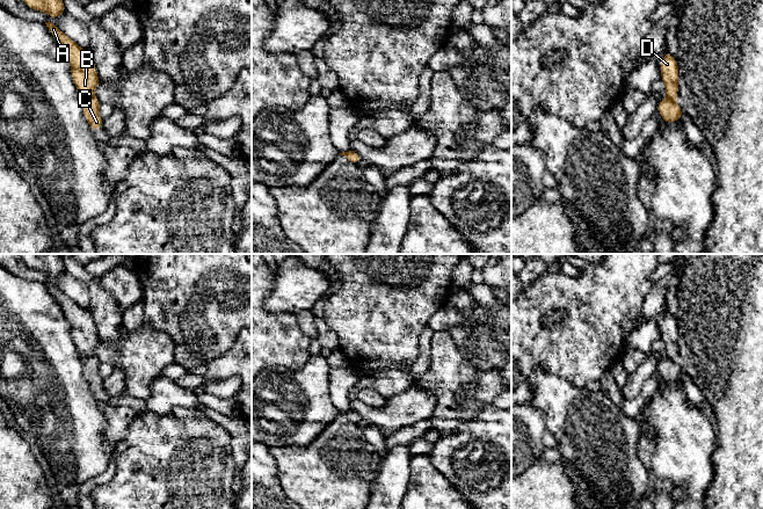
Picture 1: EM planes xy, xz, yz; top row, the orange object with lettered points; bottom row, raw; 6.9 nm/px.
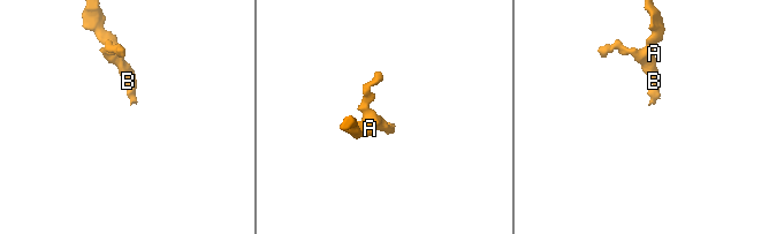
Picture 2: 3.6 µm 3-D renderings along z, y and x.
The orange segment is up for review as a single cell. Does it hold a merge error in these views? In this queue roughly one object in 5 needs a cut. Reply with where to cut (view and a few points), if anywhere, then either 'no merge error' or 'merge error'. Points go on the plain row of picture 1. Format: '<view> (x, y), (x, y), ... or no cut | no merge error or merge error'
no cut | no merge error

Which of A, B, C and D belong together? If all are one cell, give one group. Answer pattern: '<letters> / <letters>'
A B C D

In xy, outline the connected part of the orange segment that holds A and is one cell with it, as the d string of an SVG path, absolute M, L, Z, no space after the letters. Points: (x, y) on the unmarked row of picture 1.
M45 282L45 284L60 305L71 325L71 335L79 354L87 357L87 361L82 364L82 373L90 384L92 392L102 388L103 378L99 373L101 362L94 356L94 349L101 344L101 341L92 314L67 297L52 282Z

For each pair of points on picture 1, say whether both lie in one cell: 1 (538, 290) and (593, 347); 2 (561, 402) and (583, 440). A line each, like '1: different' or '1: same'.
1: same
2: same

